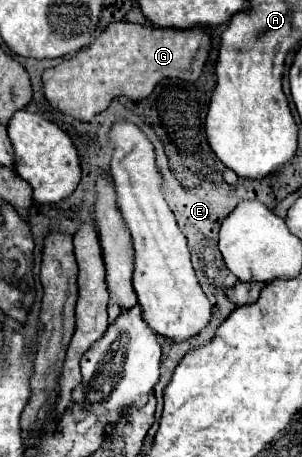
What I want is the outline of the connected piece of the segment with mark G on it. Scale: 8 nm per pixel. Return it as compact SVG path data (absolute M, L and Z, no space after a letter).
M123 21L109 23L107 29L75 57L43 71L43 93L51 107L61 113L79 121L91 121L119 95L137 101L145 99L161 77L179 77L183 81L199 79L209 49L211 37L201 27L181 31L143 27Z

